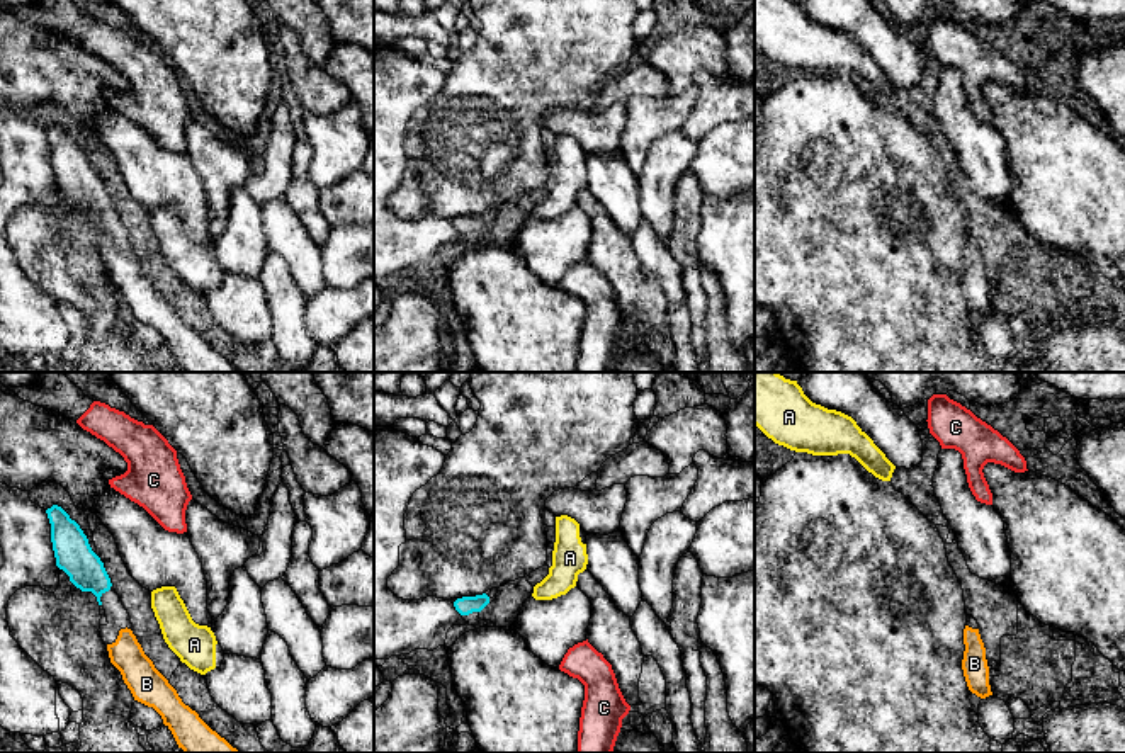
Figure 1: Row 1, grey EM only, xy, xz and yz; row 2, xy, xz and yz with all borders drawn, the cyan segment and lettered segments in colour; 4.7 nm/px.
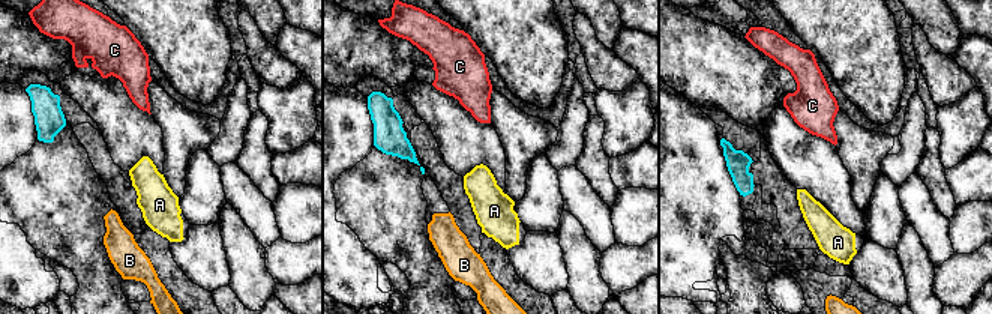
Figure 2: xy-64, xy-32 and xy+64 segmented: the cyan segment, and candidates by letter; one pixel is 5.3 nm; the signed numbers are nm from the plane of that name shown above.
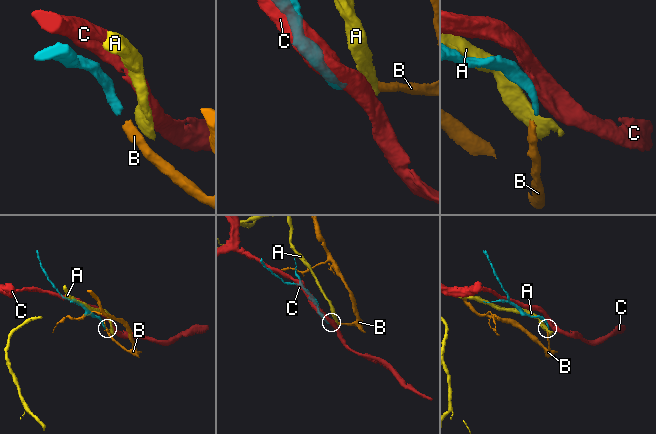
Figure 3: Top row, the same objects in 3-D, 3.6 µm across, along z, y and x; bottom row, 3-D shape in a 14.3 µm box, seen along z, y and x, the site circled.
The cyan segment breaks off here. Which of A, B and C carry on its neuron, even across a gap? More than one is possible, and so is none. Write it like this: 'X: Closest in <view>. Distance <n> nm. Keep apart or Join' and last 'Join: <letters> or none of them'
A: Closest in xy. Distance 190 nm. Keep apart
B: Closest in xy. Distance 150 nm. Join
C: Closest in xy. Distance 240 nm. Keep apart
Join: B

